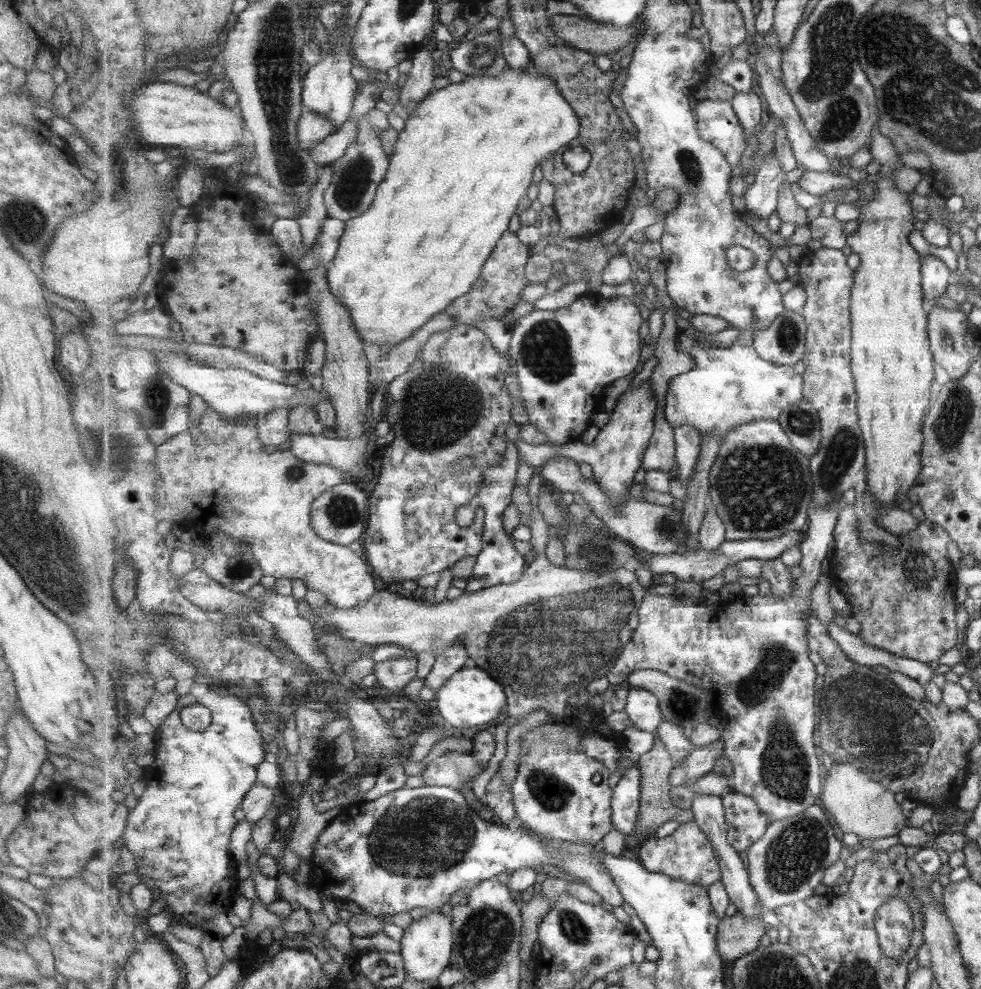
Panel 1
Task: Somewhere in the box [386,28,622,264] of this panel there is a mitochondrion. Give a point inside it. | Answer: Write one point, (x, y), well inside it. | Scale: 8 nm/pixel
(483, 56)

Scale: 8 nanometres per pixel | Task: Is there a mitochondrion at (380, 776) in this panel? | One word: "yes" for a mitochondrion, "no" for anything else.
no

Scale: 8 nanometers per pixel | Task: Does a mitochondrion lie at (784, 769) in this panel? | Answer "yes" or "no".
yes

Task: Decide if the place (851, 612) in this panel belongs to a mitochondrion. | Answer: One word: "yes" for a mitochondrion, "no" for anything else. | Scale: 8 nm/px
no

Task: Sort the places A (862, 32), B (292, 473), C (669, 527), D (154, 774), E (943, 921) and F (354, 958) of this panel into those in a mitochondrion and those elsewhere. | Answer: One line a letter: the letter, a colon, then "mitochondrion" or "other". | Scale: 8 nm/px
A: mitochondrion
B: mitochondrion
C: mitochondrion
D: other
E: other
F: other

